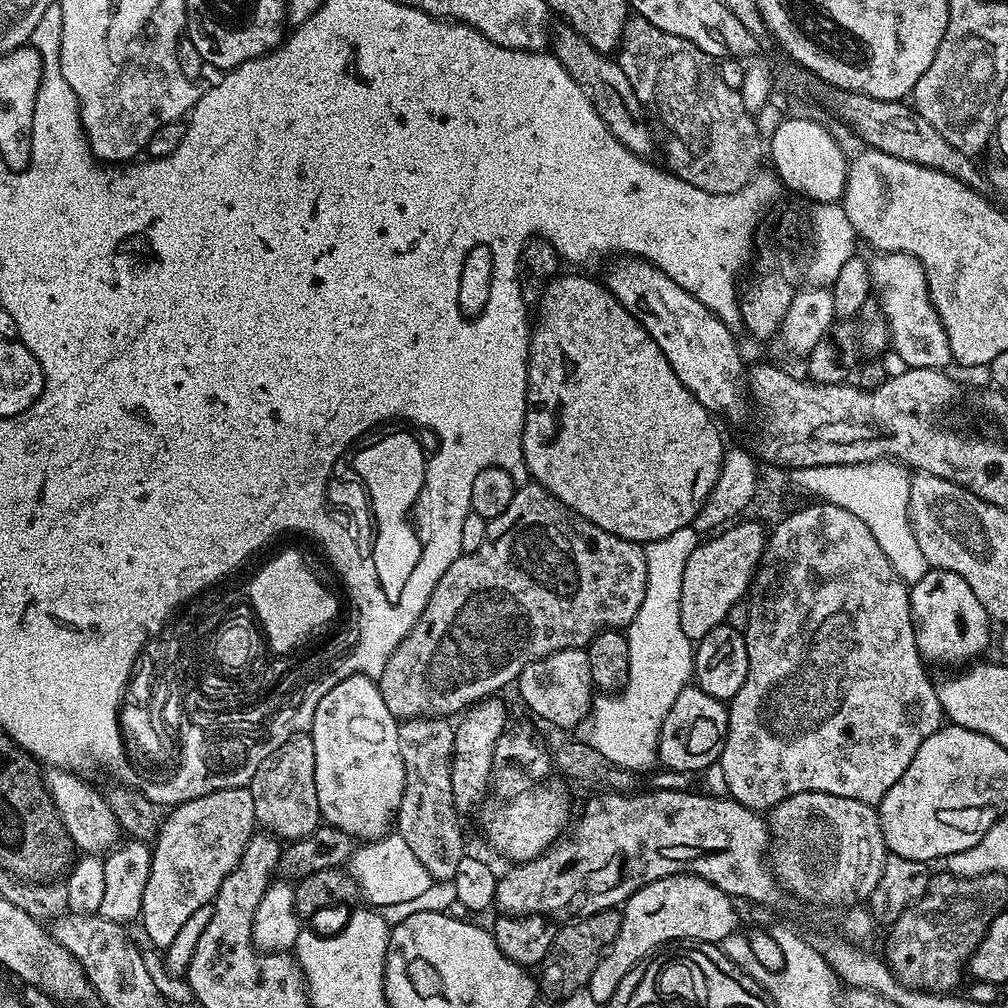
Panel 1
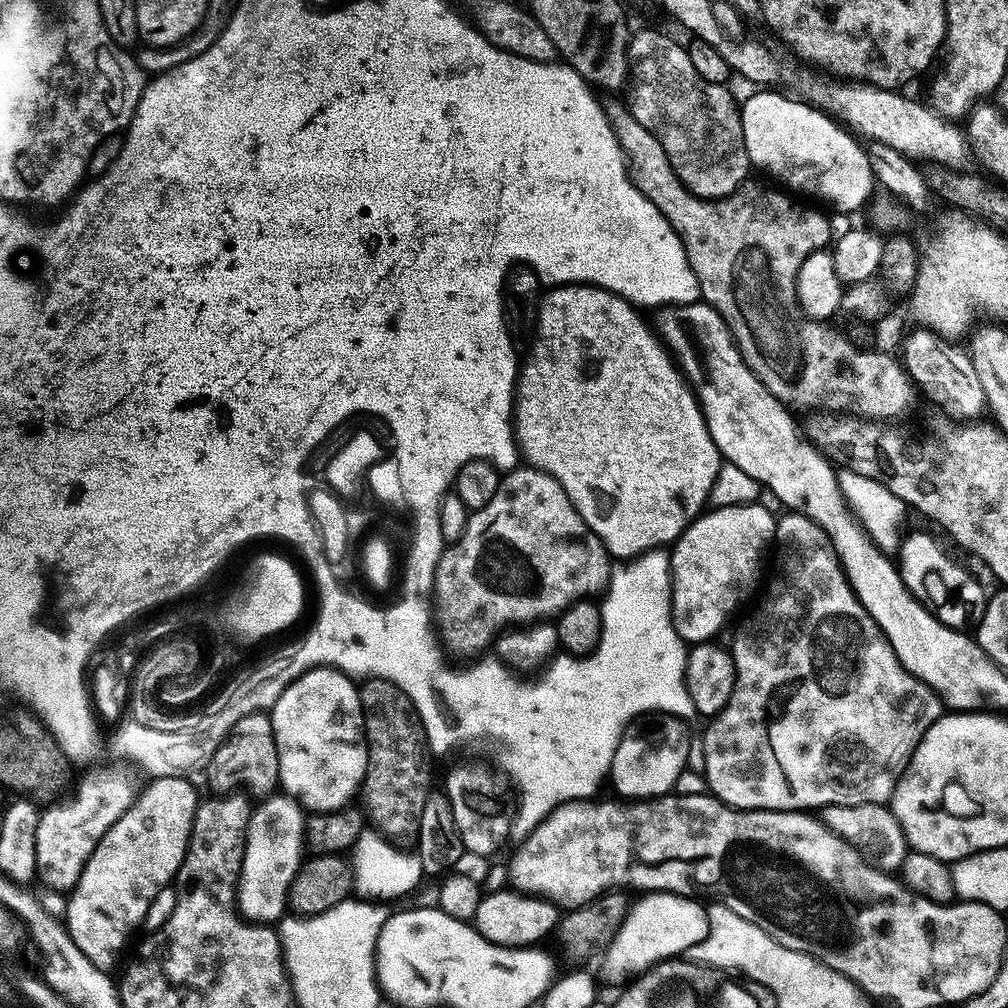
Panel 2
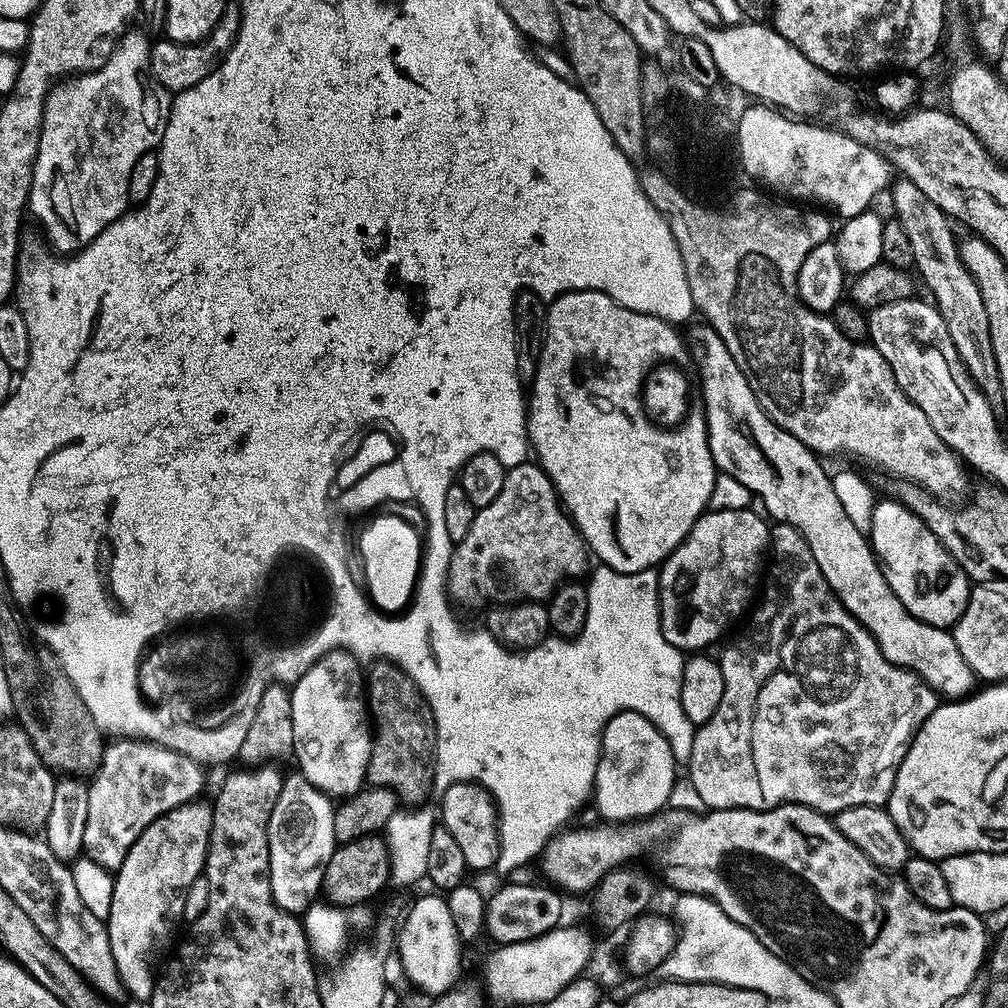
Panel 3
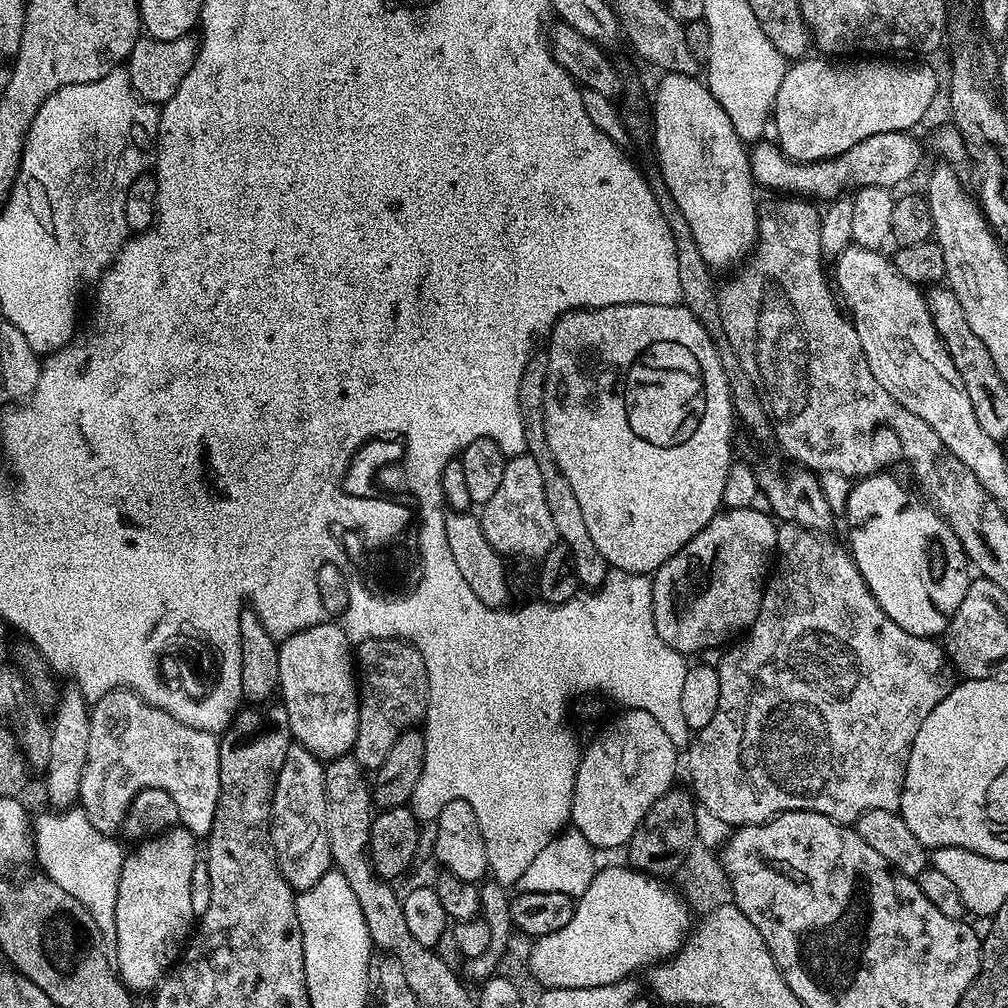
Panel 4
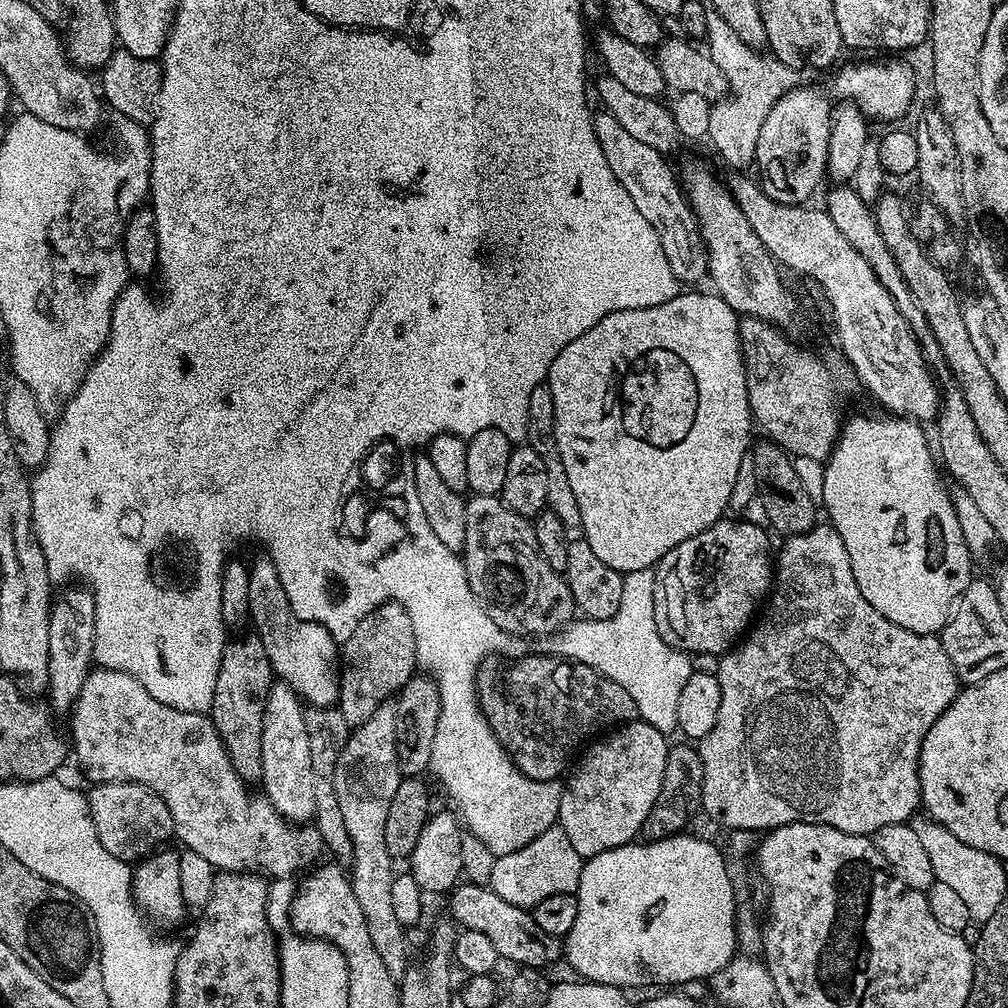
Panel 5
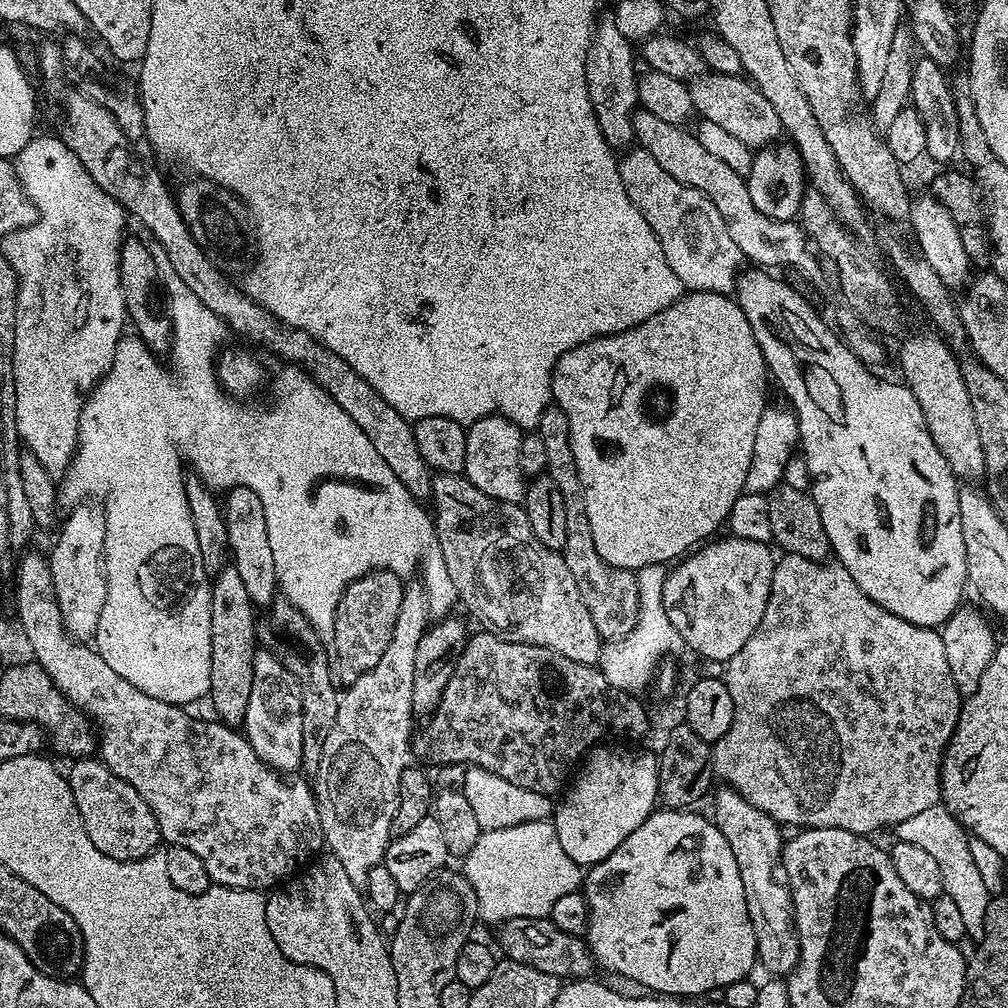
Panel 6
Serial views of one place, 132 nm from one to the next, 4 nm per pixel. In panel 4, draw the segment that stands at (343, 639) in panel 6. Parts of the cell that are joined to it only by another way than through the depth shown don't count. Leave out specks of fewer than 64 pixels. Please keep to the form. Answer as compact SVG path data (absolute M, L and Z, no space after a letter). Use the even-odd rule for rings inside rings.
M364 638L354 652L354 667L358 673L360 709L358 734L352 747L361 768L375 770L386 762L390 746L402 733L415 729L428 709L426 663L422 654L407 640L395 638Z

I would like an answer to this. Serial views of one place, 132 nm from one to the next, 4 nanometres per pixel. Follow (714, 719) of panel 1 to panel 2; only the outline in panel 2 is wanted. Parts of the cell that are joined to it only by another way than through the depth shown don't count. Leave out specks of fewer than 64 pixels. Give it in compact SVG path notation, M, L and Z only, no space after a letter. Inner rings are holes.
M664 714L657 720L660 721L641 736L628 734L620 741L610 773L610 784L616 787L617 797L633 801L650 800L669 795L675 789L672 787L679 782L692 752L692 736L681 717Z

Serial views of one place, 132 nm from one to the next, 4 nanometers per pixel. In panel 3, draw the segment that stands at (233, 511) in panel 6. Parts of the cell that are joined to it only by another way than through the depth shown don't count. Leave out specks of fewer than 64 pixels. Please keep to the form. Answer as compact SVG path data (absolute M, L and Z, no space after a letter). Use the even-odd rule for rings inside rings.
M332 651L313 662L300 680L291 685L294 757L300 763L299 775L307 778L329 798L347 798L365 787L372 753L373 729L366 703L366 676L362 664L345 651Z

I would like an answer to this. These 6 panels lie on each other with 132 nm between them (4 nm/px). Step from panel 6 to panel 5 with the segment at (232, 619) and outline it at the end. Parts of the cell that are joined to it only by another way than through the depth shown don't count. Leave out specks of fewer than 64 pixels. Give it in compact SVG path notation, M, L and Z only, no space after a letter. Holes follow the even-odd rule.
M255 634L227 641L218 667L210 715L234 770L245 782L259 781L262 774L262 718L273 683L272 663Z

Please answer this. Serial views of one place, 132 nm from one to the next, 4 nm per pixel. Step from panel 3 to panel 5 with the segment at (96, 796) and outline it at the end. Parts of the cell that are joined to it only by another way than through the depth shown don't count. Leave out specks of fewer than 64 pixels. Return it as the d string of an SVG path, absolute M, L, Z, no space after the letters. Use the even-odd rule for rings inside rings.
M96 666L88 673L86 682L82 682L82 690L70 709L71 716L70 744L74 749L74 760L76 756L88 782L130 782L159 794L170 810L175 839L180 839L185 849L206 858L214 869L221 872L254 872L268 878L295 877L299 868L307 864L315 865L320 860L320 851L325 851L320 831L311 823L299 825L285 820L277 814L267 796L251 796L244 789L247 788L245 781L234 770L222 738L212 724L211 715L187 713L186 710L166 706L157 698L152 698L138 681L130 678L130 674Z

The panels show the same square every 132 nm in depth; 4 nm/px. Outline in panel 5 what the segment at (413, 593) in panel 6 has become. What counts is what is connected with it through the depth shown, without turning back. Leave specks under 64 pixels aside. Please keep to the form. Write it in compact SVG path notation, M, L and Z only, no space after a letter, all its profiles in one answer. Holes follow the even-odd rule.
M391 703L381 704L380 709L366 722L351 729L346 746L340 751L332 785L346 822L346 834L350 834L352 859L350 879L354 896L365 914L370 939L382 958L383 965L399 982L410 966L408 940L404 937L405 925L398 922L394 906L390 902L390 886L394 875L394 859L387 849L387 814L394 792L402 779L400 759L396 754L396 710Z

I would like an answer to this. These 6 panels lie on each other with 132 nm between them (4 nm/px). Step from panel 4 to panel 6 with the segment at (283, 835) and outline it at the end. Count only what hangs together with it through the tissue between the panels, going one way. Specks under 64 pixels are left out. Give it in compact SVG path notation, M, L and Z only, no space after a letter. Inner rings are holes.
M260 650L254 660L254 687L250 690L250 703L242 725L254 754L275 772L296 774L302 768L302 698L300 684L282 666L271 650ZM296 772L296 773L288 773Z

